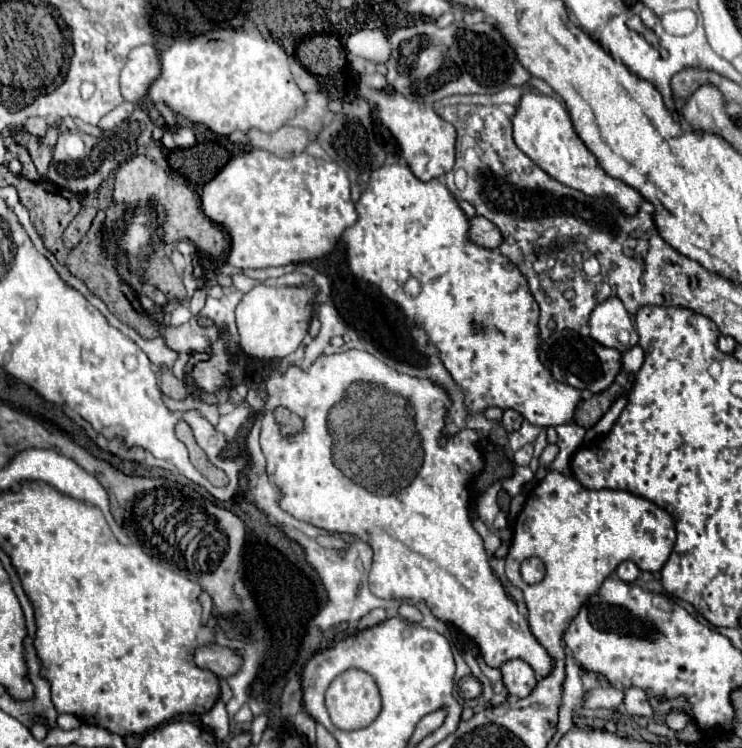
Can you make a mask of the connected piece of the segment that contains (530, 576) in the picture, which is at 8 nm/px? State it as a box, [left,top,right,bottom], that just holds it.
[521,558,545,584]

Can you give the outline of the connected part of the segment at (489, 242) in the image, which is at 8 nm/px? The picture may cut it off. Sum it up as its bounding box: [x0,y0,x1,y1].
[469,216,501,248]

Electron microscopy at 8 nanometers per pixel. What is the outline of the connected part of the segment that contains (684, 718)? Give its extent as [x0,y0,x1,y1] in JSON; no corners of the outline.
[665,710,693,730]

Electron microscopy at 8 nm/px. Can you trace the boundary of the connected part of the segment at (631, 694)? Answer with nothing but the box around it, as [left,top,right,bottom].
[625,688,655,718]

